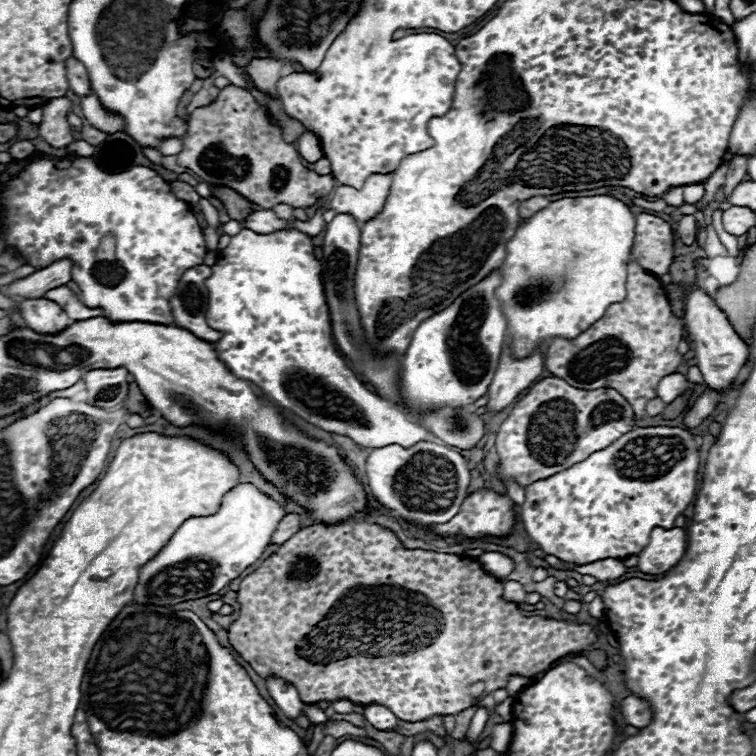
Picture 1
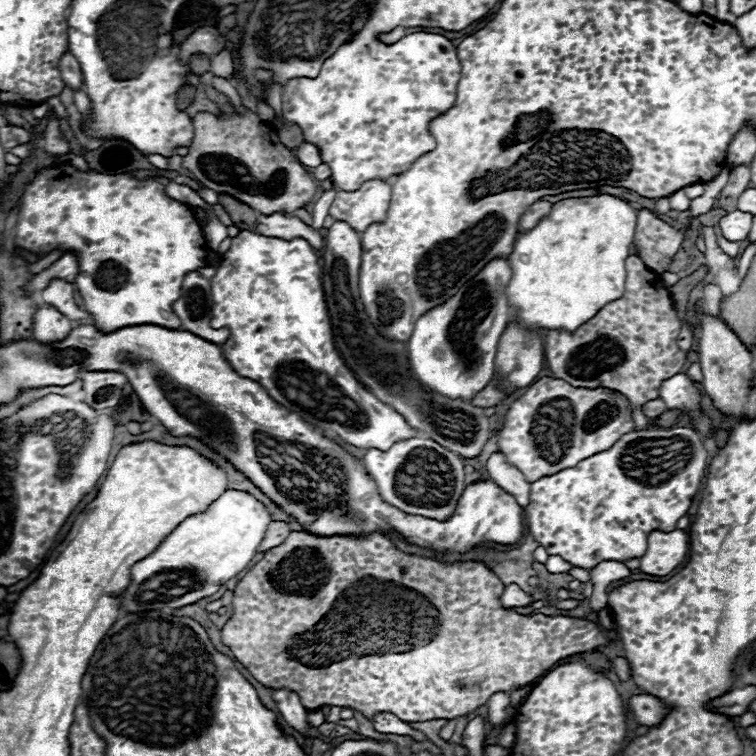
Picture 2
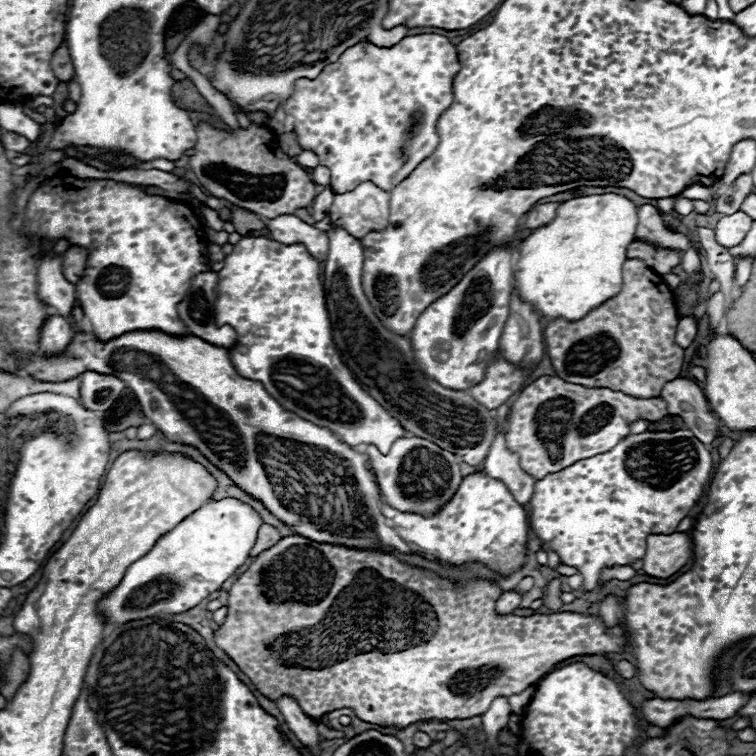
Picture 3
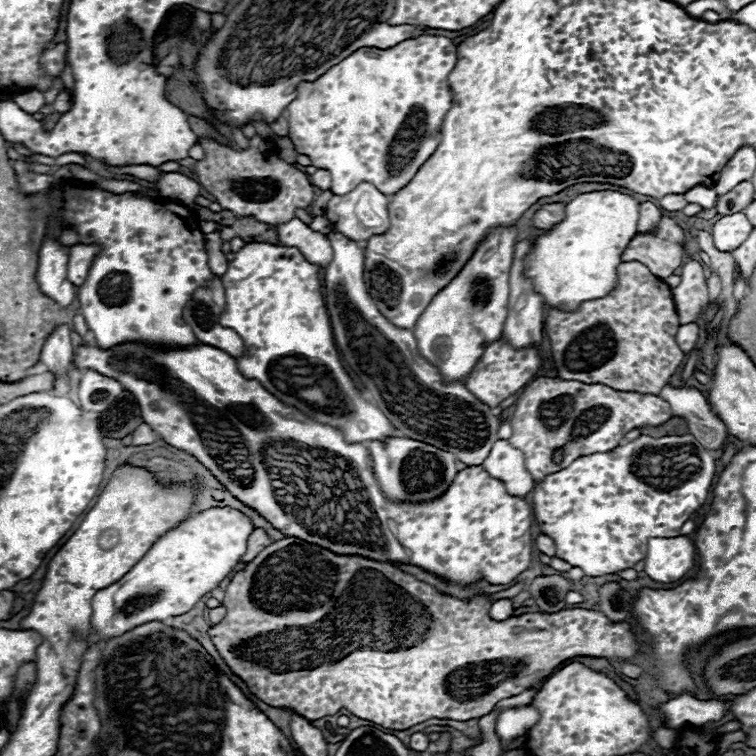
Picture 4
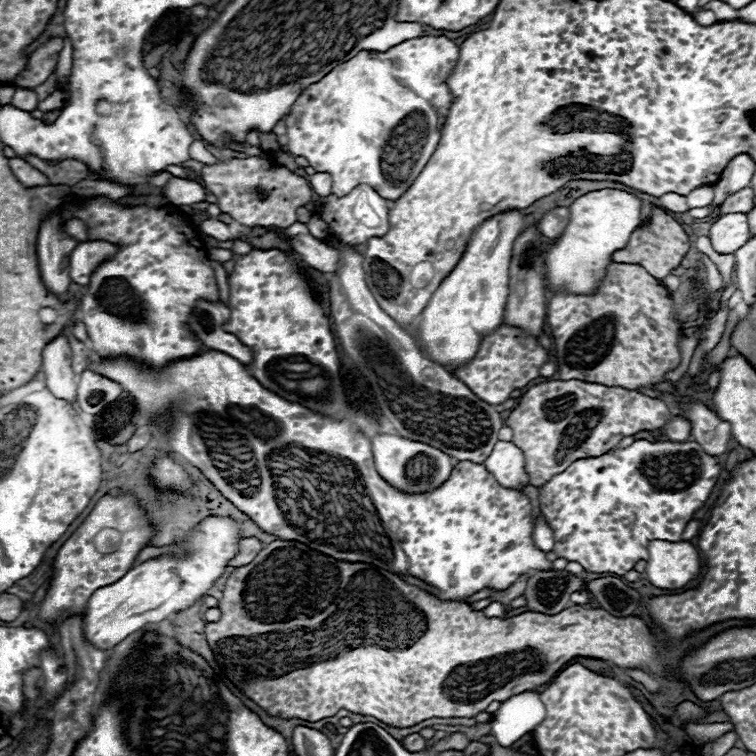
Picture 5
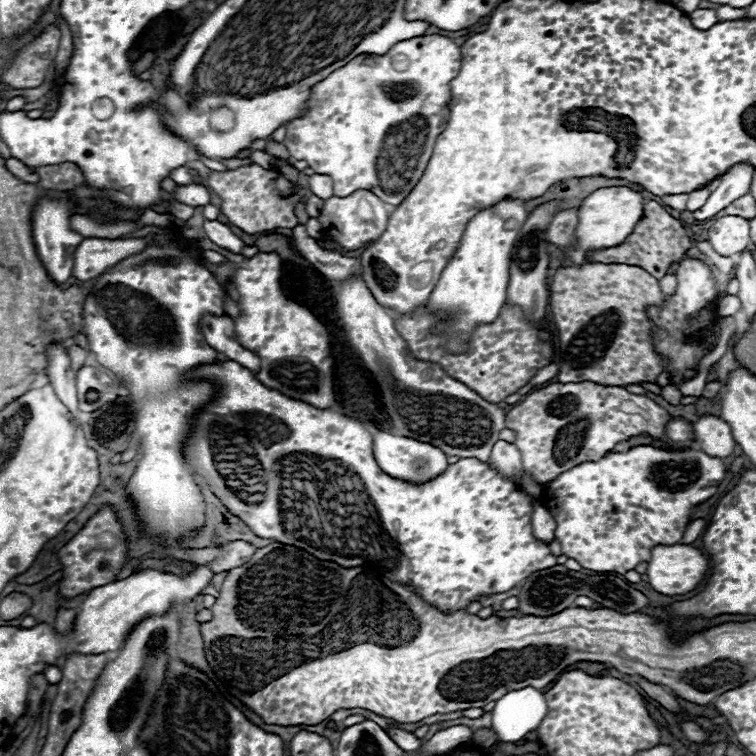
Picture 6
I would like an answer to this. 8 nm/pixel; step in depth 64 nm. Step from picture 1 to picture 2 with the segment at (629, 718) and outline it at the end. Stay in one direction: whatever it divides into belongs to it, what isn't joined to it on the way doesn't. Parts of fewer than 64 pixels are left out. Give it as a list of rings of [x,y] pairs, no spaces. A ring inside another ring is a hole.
[[[638,694],[628,698],[628,712],[632,714],[636,724],[654,726],[654,724],[660,724],[662,716],[666,716],[666,706],[658,702],[654,696]]]

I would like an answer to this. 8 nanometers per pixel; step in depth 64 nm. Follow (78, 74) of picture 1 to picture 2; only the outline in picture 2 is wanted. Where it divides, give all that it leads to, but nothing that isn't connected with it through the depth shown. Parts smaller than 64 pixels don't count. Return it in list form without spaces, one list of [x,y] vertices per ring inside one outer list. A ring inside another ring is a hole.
[[[66,52],[64,58],[60,60],[60,72],[62,72],[62,80],[72,88],[72,90],[80,90],[84,80],[82,80],[82,68],[80,64],[76,62],[76,58]]]

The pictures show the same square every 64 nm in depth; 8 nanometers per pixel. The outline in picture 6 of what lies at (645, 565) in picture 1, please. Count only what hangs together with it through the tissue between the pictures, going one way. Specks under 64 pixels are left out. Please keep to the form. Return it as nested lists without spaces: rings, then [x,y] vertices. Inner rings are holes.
[[[658,544],[648,562],[648,582],[656,592],[674,596],[694,590],[708,570],[708,560],[690,544]]]

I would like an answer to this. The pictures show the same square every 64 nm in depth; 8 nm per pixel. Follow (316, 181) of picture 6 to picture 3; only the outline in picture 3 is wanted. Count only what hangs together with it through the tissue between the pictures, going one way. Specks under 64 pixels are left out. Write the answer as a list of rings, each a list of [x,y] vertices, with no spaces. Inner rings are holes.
[[[316,166],[312,170],[312,180],[316,184],[322,184],[322,186],[328,186],[330,184],[330,170],[326,166]]]

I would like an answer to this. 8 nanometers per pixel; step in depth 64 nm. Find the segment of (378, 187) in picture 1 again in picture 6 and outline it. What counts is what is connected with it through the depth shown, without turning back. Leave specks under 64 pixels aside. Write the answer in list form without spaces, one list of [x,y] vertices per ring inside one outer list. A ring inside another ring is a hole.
[[[356,190],[354,194],[350,194],[346,198],[332,196],[330,200],[326,200],[320,210],[318,220],[324,226],[326,234],[338,246],[342,246],[344,250],[356,250],[384,234],[384,230],[388,226],[388,206],[370,190]]]

